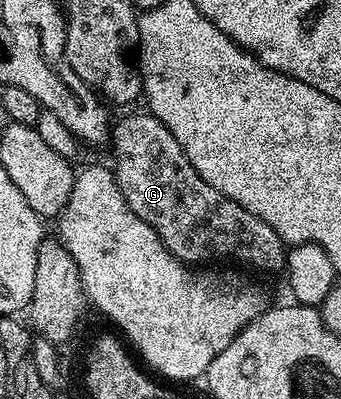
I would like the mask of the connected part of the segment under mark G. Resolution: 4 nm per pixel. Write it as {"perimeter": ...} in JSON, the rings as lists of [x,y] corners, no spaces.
{"perimeter":[[[141,111],[124,117],[110,129],[110,150],[116,156],[114,172],[130,211],[138,215],[162,239],[179,261],[189,267],[199,261],[237,261],[248,269],[276,273],[285,268],[286,246],[258,215],[250,215],[222,191],[214,191],[206,179],[194,171],[186,151],[153,113]]]}

